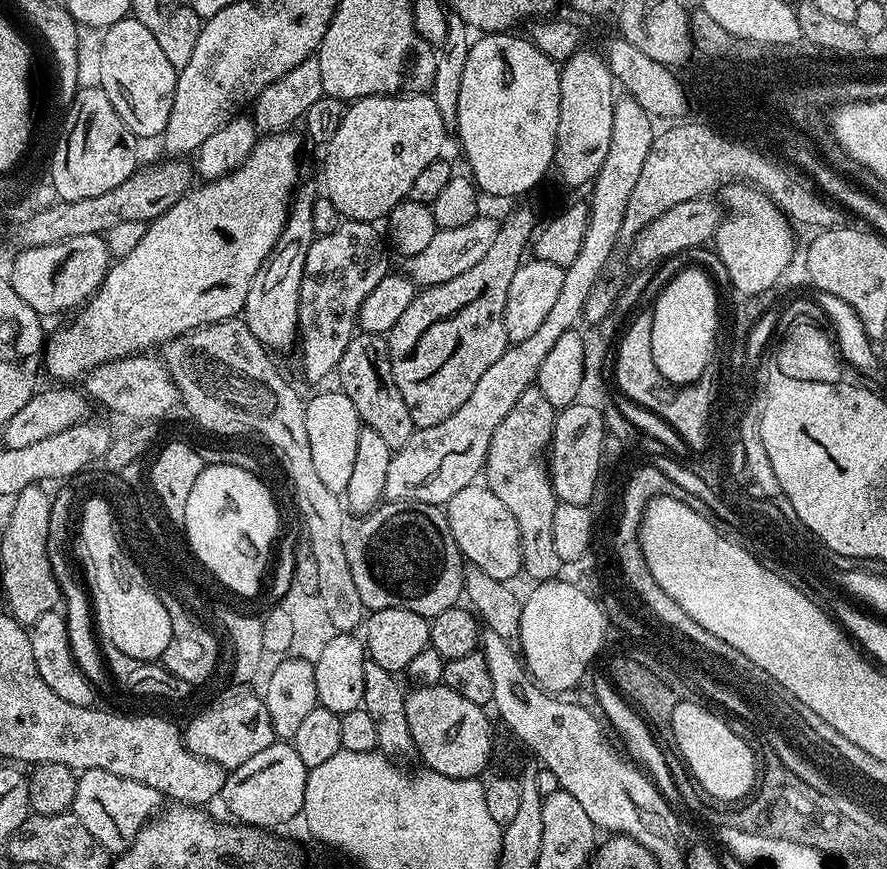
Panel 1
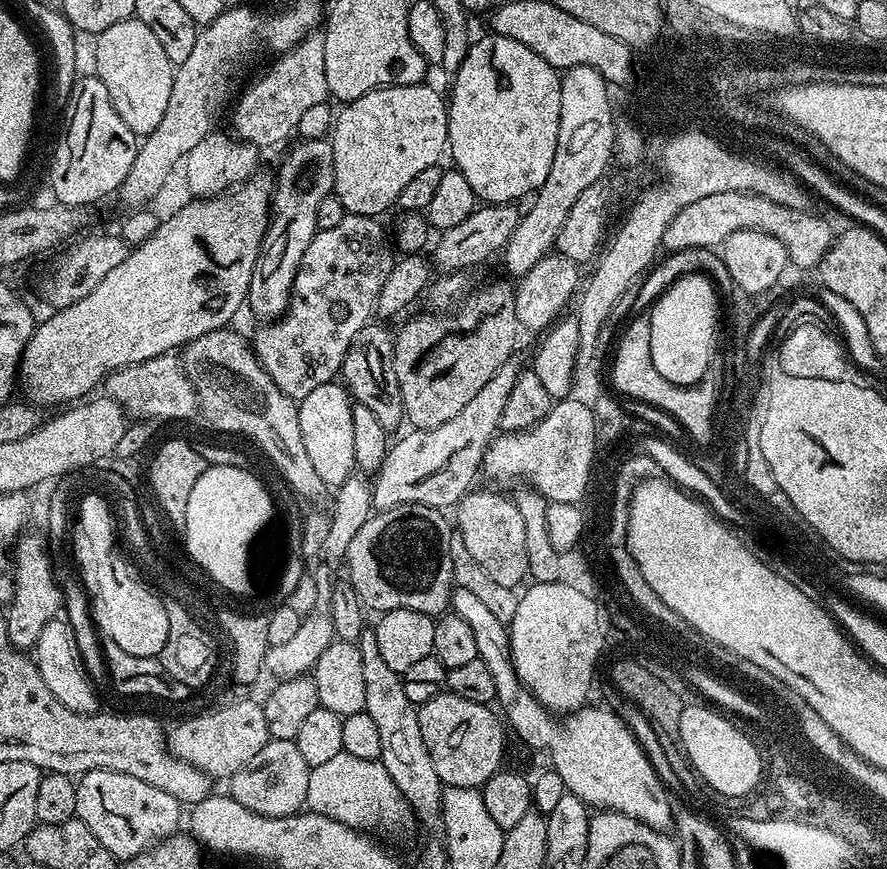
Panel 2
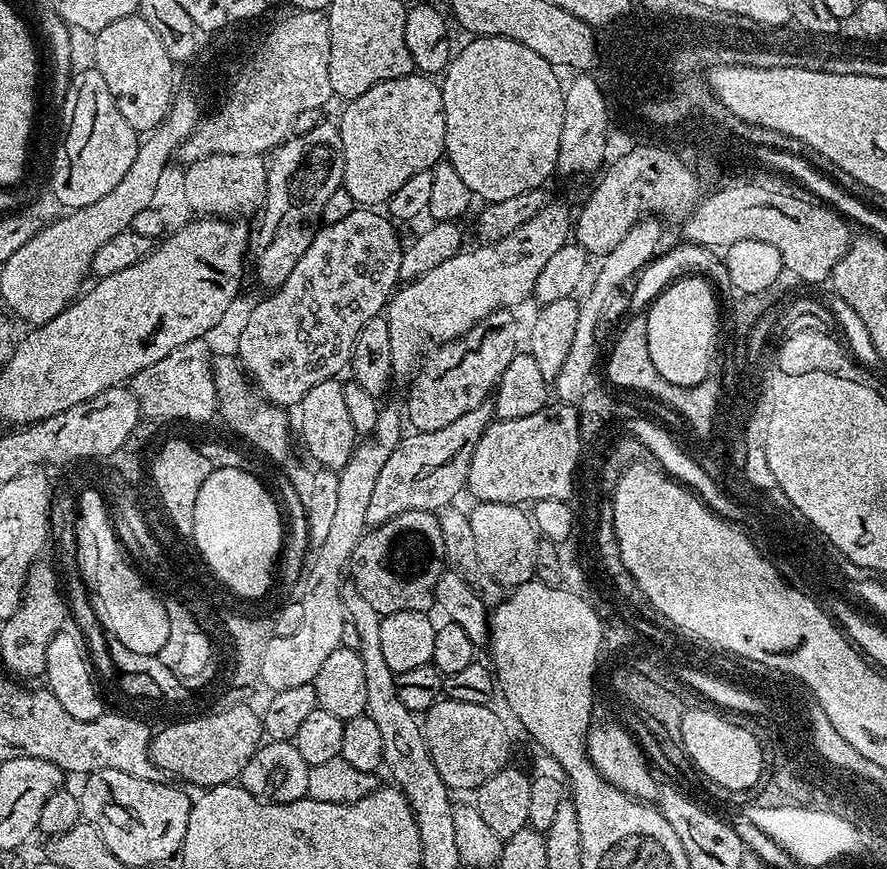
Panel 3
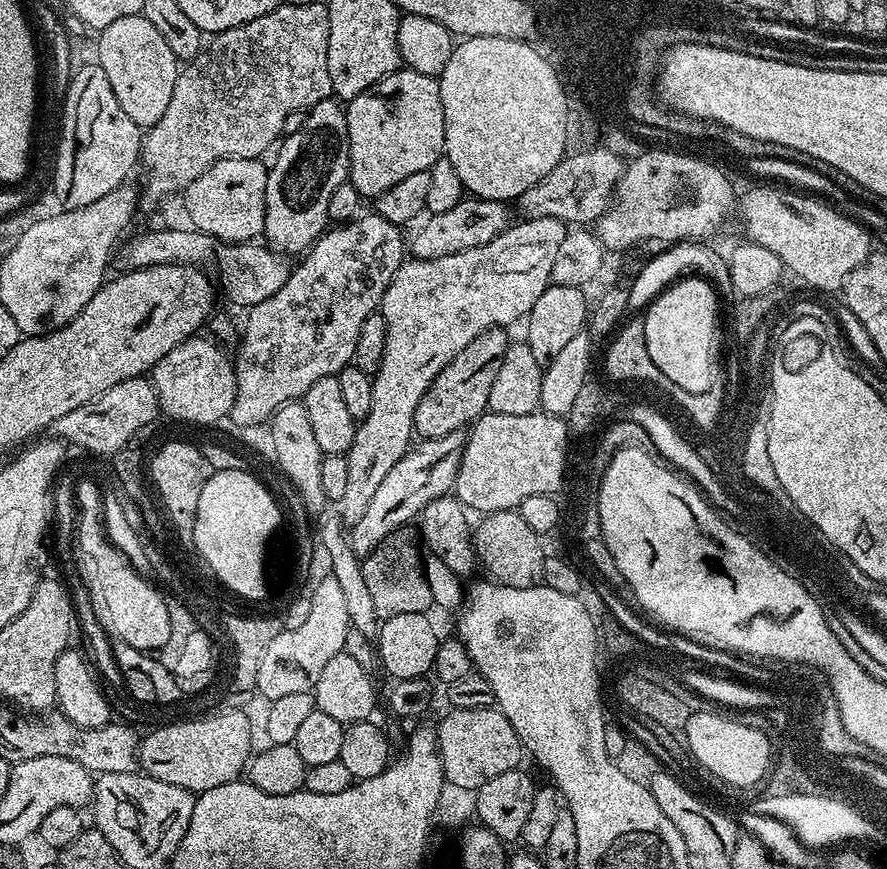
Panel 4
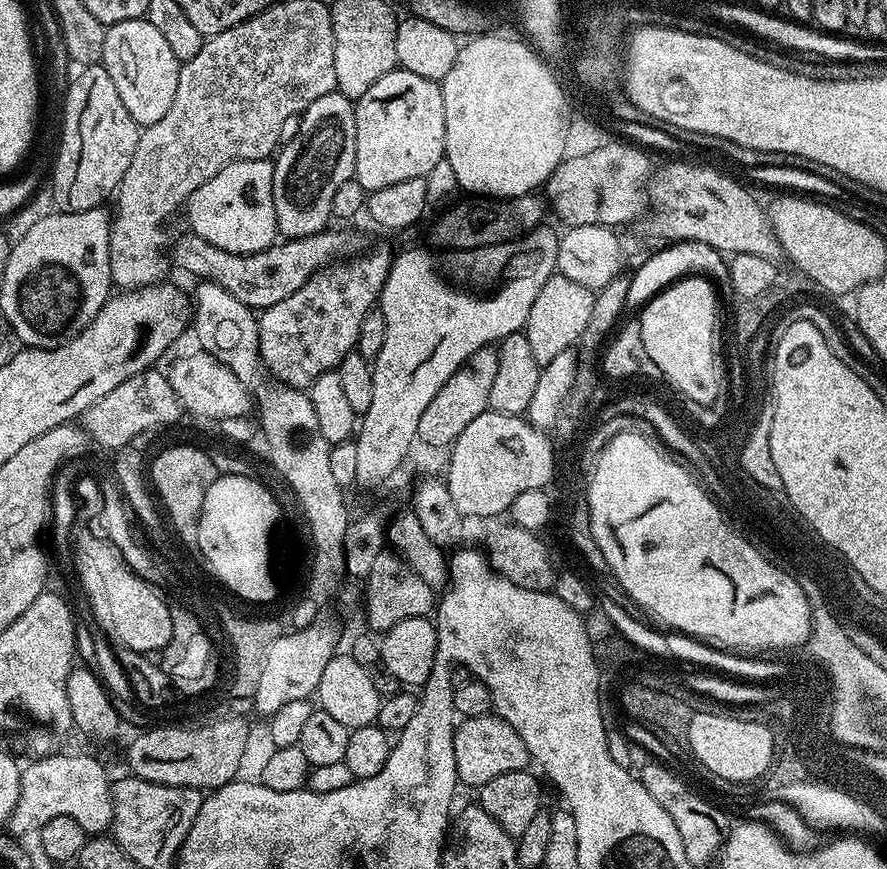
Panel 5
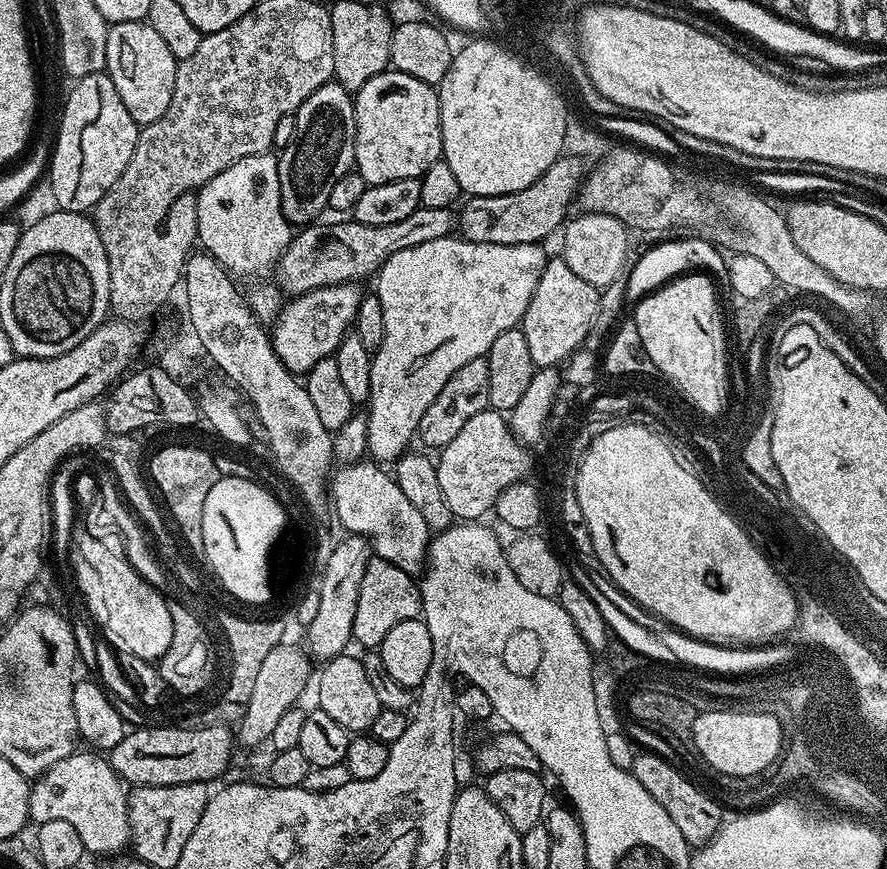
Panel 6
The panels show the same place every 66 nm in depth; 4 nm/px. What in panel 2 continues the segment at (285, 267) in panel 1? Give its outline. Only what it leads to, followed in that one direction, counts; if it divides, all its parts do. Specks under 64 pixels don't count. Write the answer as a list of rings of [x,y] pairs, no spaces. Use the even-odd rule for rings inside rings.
[[[301,139],[298,144],[285,158],[280,173],[275,173],[268,232],[256,259],[254,274],[250,274],[246,308],[261,316],[260,320],[264,322],[279,317],[287,309],[302,256],[318,231],[318,205],[322,198],[333,195],[334,150],[331,139]]]

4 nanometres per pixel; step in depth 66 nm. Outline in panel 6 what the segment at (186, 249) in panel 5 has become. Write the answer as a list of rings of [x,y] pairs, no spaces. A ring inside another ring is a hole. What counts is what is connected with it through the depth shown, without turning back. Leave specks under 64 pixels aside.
[[[420,207],[407,218],[386,226],[366,226],[351,218],[345,220],[345,224],[316,222],[301,227],[293,235],[274,269],[274,280],[281,293],[293,298],[322,287],[360,282],[363,276],[371,277],[379,272],[398,250],[410,250],[410,246],[422,246],[422,242],[451,236],[458,228],[458,216],[452,208],[430,210]]]

